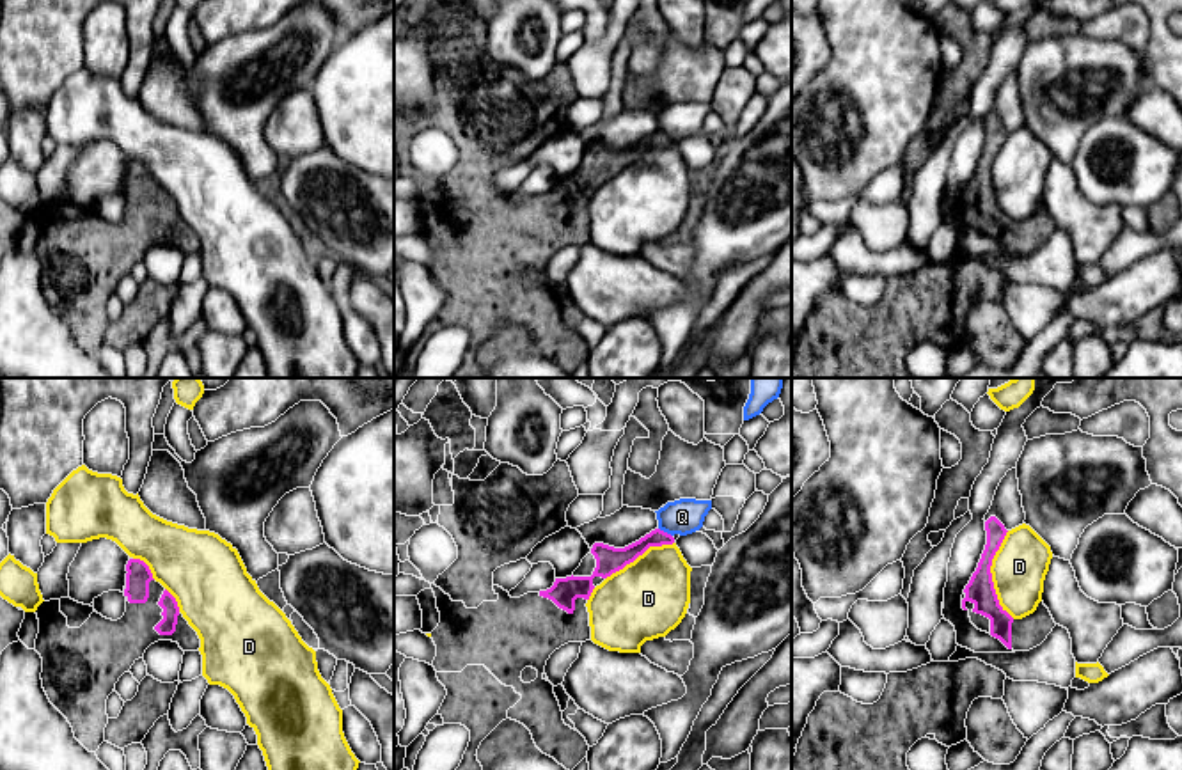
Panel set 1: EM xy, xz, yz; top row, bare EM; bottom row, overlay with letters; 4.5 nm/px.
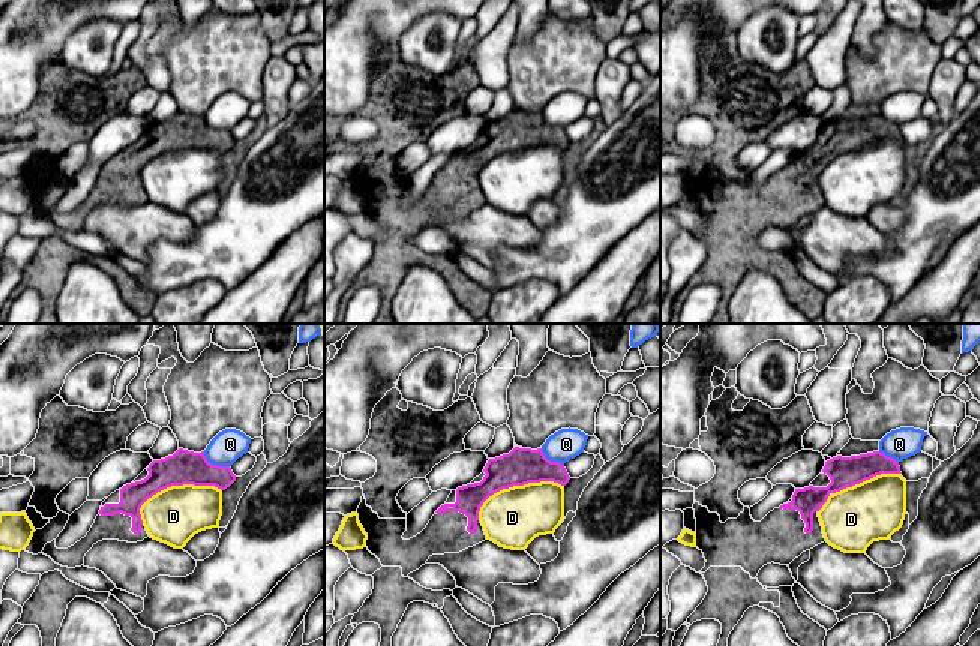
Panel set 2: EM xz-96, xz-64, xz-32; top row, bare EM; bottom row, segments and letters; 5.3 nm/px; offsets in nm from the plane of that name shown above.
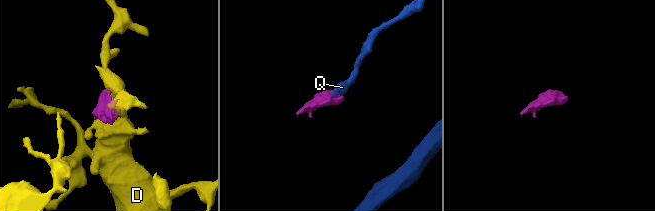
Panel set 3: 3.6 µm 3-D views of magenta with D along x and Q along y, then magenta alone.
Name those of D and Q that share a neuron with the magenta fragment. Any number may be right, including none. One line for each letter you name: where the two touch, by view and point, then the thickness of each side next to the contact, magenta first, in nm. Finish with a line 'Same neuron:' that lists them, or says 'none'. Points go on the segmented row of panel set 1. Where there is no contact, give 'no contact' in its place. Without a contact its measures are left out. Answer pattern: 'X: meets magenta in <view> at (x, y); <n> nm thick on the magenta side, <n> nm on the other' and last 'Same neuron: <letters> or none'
Same neuron: none

